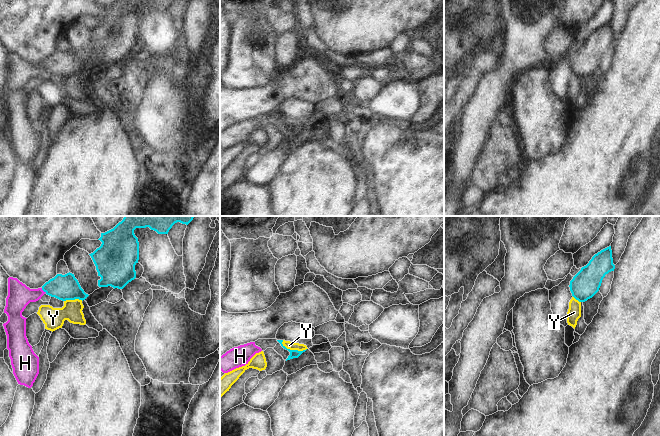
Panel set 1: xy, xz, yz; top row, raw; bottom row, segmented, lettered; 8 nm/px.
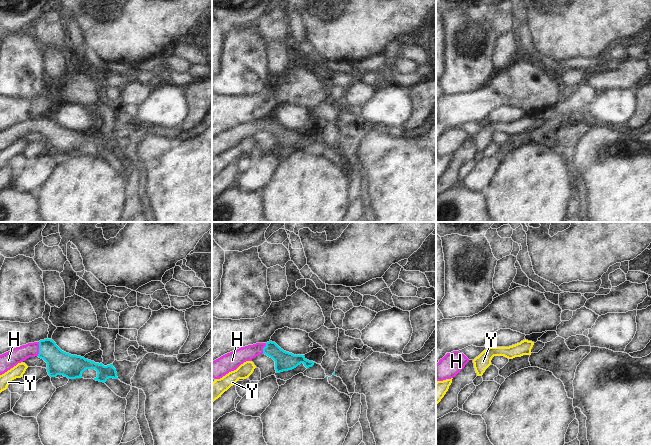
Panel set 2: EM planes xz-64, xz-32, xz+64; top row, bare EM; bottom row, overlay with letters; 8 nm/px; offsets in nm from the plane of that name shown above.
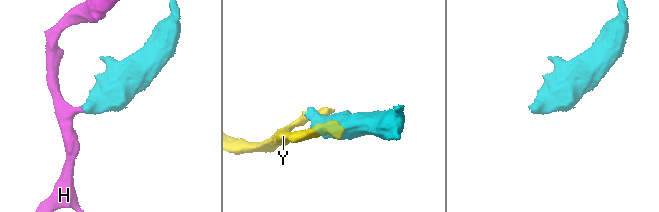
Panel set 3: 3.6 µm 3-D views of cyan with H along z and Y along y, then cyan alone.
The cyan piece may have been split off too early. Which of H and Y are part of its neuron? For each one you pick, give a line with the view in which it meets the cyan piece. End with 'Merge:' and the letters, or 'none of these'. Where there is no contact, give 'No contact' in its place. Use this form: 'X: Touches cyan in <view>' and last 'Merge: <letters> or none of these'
H: Touches cyan in xy
Merge: H

